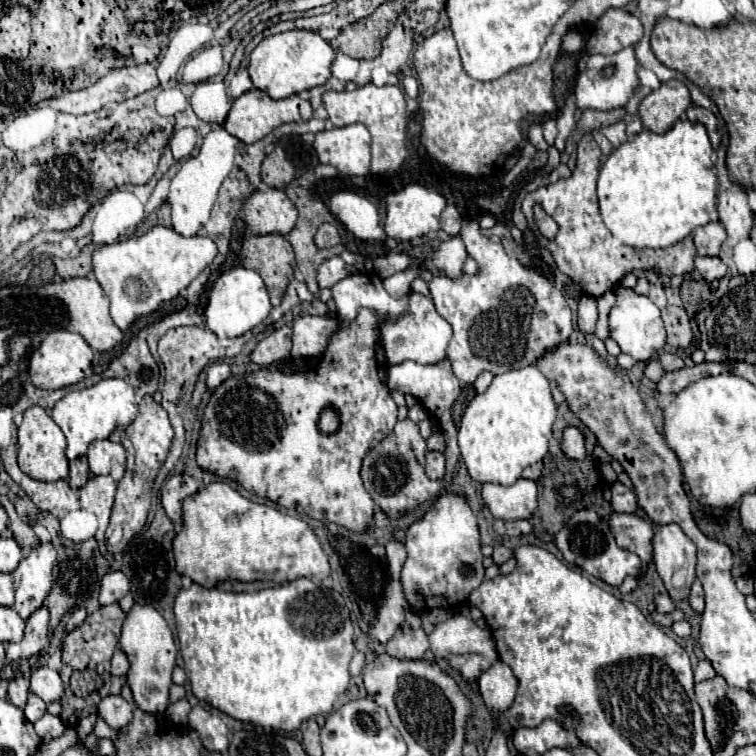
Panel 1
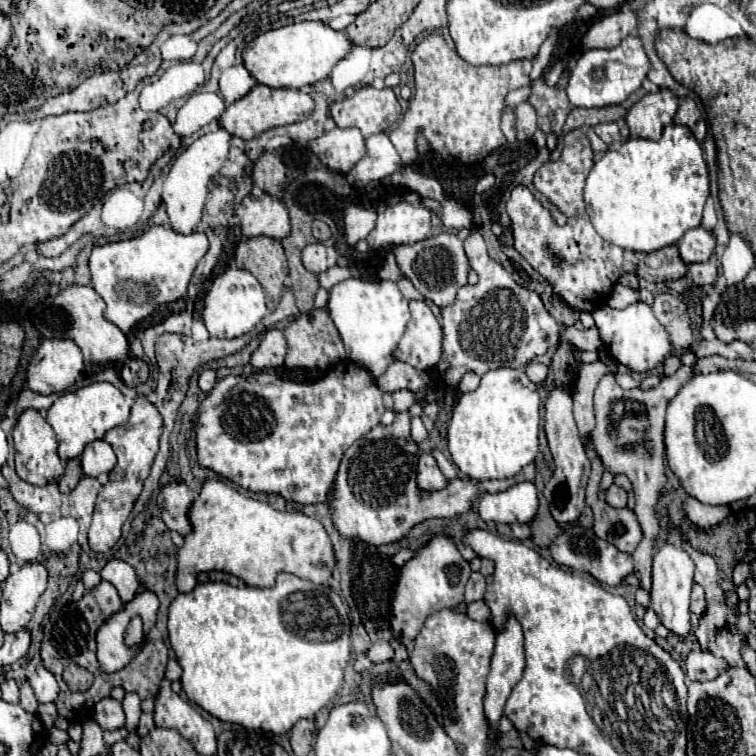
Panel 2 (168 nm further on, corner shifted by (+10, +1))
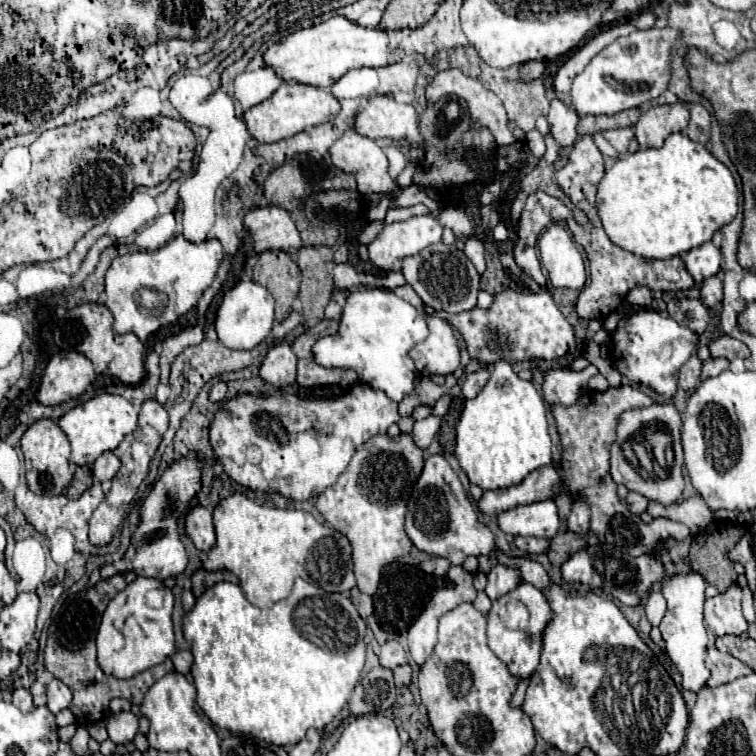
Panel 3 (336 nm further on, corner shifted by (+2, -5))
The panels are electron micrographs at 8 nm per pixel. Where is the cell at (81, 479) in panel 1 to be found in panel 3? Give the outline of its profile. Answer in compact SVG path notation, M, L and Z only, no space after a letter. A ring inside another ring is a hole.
M78 466L78 468L76 468L76 474L74 474L74 480L72 480L66 496L72 498L72 500L76 500L76 498L80 498L80 494L84 494L90 486L92 486L92 470L90 470L90 466Z

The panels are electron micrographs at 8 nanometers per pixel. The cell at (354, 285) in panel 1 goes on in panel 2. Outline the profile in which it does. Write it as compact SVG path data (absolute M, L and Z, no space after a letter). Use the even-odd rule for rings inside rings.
M348 278L332 288L328 314L338 328L348 360L366 368L374 378L380 378L394 362L394 350L410 320L408 302L398 286L392 280L366 282L360 278Z

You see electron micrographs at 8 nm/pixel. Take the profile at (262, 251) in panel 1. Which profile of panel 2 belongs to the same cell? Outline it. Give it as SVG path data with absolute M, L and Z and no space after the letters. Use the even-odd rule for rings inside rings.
M258 236L258 238L250 238L246 240L248 244L248 256L244 260L244 270L252 272L264 292L266 292L266 300L268 300L268 310L274 310L282 298L284 292L284 278L286 278L286 256L284 256L284 248L278 240L272 240L268 236Z

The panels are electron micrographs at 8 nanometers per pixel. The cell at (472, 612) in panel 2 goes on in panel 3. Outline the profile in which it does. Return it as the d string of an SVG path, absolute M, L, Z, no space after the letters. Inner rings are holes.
M496 564L490 572L488 572L488 586L486 586L486 594L488 598L494 602L500 596L508 594L510 590L514 590L520 584L520 574L514 568Z

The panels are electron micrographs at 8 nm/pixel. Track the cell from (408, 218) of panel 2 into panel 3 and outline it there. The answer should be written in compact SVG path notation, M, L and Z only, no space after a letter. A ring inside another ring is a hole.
M412 216L402 222L392 222L368 246L370 260L386 272L400 270L402 258L438 244L440 238L442 226L432 216Z

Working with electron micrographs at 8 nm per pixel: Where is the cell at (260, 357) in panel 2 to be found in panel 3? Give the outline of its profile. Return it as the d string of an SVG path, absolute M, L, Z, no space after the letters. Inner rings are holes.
M282 342L268 350L260 366L260 378L276 388L284 388L296 382L296 354L292 352L290 344Z

